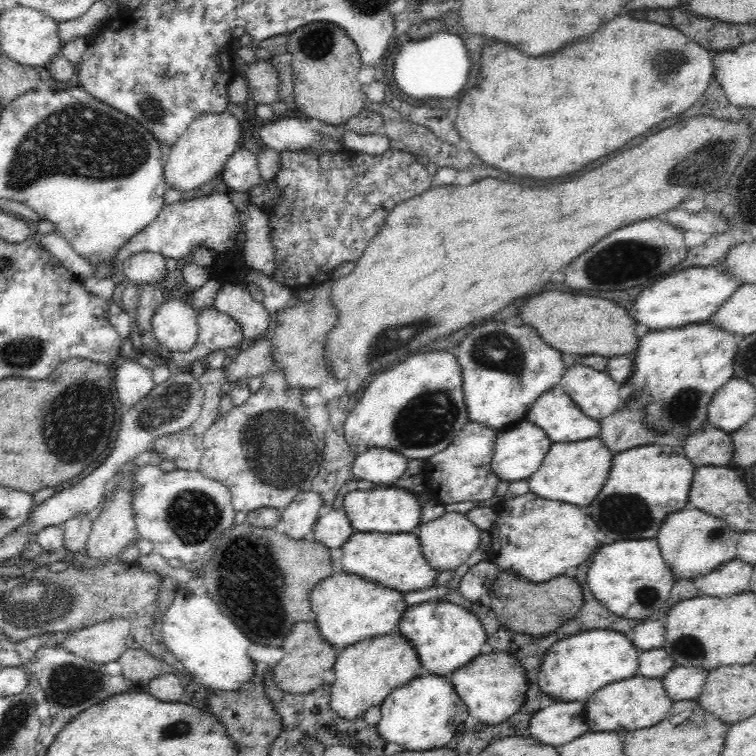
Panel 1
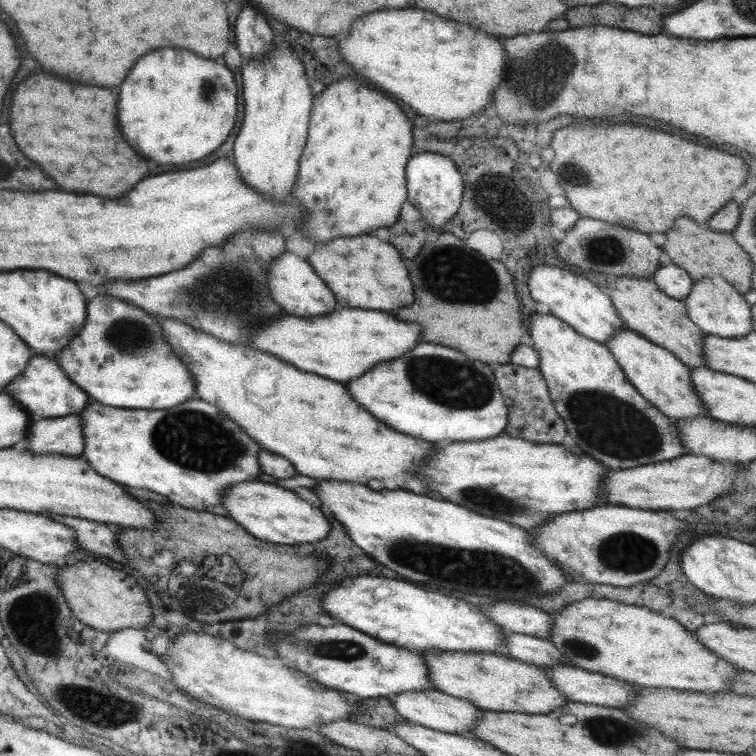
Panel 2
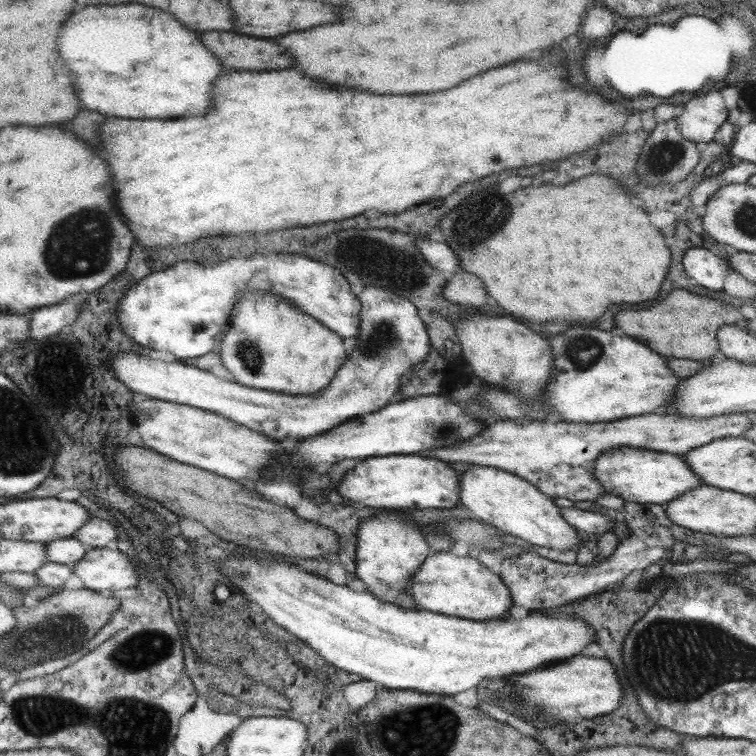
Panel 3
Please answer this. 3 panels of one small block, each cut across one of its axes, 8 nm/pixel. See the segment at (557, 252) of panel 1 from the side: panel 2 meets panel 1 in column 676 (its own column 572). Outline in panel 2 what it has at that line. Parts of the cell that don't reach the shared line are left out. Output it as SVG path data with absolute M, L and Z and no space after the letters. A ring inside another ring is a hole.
M569 123L553 133L550 147L553 158L548 168L558 177L558 184L565 190L571 208L583 217L621 224L643 234L665 232L679 216L689 216L695 222L709 220L748 176L748 167L741 158L635 124L577 126Z

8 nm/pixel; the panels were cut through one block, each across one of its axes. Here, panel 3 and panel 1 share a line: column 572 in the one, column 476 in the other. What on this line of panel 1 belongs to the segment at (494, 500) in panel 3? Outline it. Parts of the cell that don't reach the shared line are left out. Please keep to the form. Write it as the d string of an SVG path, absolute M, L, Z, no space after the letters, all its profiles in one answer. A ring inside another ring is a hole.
M444 513L436 520L424 523L416 528L416 535L420 543L420 551L424 561L436 569L436 574L451 570L454 572L458 566L470 558L470 554L476 550L479 544L481 530L466 519L461 513Z

